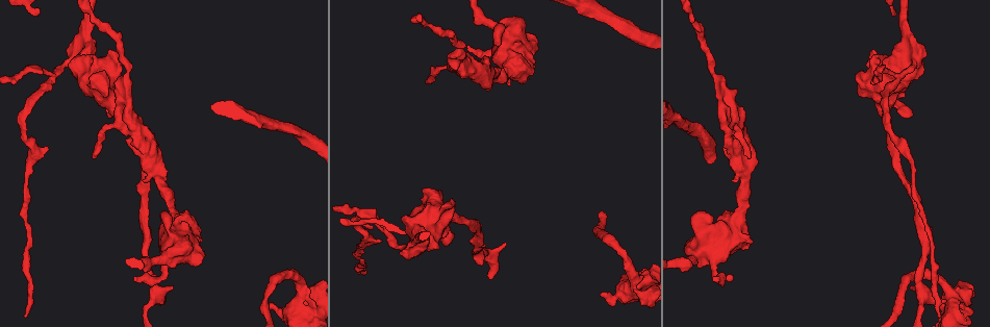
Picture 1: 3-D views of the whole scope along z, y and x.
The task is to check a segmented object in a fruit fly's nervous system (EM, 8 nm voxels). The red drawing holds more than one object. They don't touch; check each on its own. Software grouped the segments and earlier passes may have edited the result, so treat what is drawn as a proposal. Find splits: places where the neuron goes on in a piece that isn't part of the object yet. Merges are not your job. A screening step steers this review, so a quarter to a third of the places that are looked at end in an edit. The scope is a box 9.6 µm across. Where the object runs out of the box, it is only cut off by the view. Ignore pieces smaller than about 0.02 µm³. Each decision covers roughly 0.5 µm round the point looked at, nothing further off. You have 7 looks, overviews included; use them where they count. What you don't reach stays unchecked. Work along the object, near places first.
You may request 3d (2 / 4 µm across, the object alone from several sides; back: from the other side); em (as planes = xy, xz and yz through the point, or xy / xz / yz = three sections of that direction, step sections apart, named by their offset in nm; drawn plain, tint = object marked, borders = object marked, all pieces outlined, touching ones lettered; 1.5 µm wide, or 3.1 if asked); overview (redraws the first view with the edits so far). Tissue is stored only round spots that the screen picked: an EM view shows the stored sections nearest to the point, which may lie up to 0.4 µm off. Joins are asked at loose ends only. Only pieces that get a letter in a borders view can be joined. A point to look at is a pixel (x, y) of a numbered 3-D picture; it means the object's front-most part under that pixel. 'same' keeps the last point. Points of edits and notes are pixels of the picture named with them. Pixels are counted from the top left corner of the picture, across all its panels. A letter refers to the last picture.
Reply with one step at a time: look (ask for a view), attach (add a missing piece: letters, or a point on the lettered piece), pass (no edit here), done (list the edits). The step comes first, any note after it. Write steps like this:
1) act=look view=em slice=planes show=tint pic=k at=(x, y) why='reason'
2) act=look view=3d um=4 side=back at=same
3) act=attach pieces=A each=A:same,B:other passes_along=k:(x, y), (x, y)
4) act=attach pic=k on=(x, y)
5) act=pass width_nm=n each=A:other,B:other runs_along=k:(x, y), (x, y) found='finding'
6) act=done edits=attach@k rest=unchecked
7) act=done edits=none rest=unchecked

act=look view=3d um=2 pic=1 at=(96, 157) why='an open end'

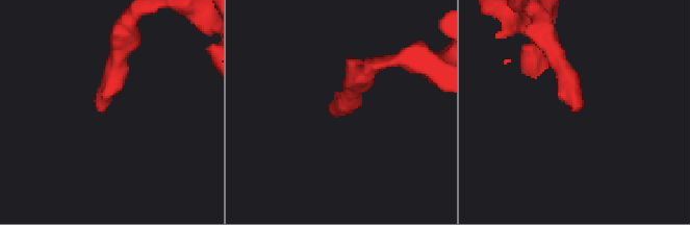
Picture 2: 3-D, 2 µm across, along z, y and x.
act=look view=em slice=yz step=4 show=tint pic=2 at=(337, 109)

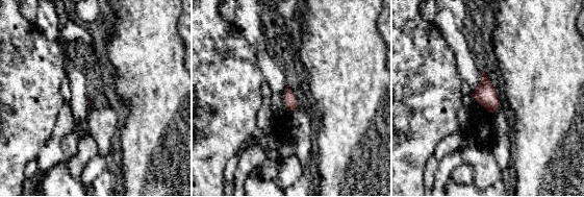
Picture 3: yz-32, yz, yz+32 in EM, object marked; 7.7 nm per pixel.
act=look view=em slice=yz step=4 show=borders at=same

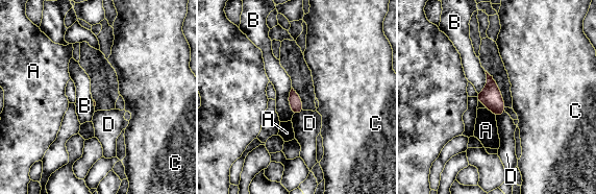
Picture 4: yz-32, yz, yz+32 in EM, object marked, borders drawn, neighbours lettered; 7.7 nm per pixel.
act=pass each=A:other,B:other,C:other,D:other border=4:(486, 107), (495, 117) found='no lettered piece goes on from it'

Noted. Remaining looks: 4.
act=look view=3d um=4 pic=1 at=(713, 278) why='an open end'

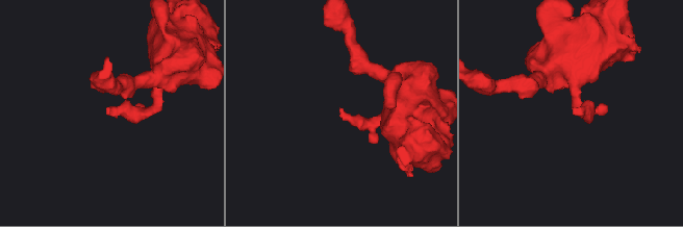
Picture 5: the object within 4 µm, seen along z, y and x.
act=look view=em slice=planes show=plain pic=5 at=(106, 109)

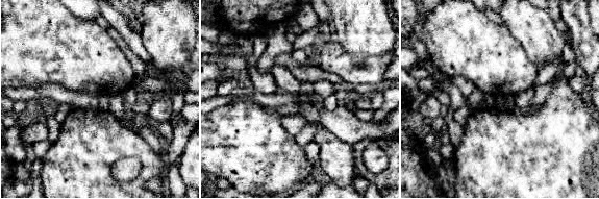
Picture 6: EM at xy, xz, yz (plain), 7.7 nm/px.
act=look view=em slice=planes show=borders at=same why='what lies round it'

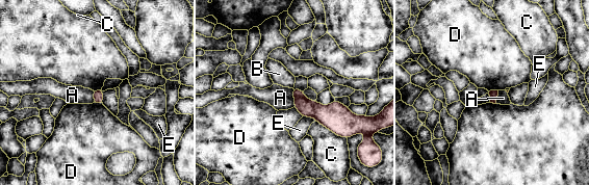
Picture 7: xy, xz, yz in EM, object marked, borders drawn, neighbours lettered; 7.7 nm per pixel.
act=pass longest_contact=C:280nm each=A:other,B:other,C:other,D:other,E:other found='no lettered piece goes on from it'

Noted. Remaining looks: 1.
act=done edits=none rest=unchecked

